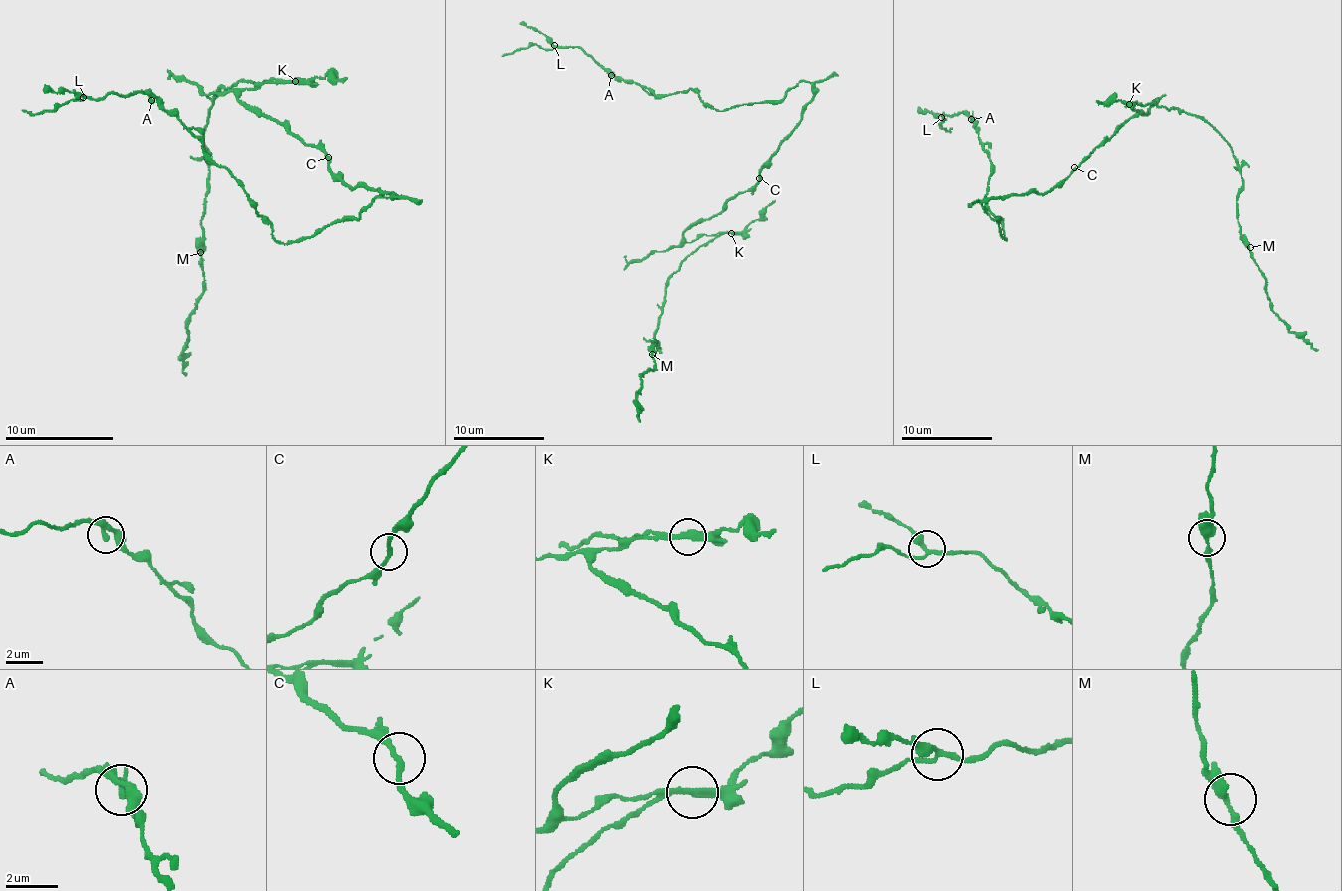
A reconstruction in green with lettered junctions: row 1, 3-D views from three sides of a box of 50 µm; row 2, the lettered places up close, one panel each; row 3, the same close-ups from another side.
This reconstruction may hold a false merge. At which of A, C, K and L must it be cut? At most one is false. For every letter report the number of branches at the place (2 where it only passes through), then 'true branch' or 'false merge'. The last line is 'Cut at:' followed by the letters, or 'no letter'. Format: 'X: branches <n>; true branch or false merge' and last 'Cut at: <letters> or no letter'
A: branches 2; true branch
C: branches 2; true branch
K: branches 2; false merge
L: branches 3; true branch
Cut at: K

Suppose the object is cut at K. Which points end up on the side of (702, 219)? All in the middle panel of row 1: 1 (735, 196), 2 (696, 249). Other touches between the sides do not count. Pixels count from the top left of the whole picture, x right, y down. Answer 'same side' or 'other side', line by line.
1: same side
2: other side

